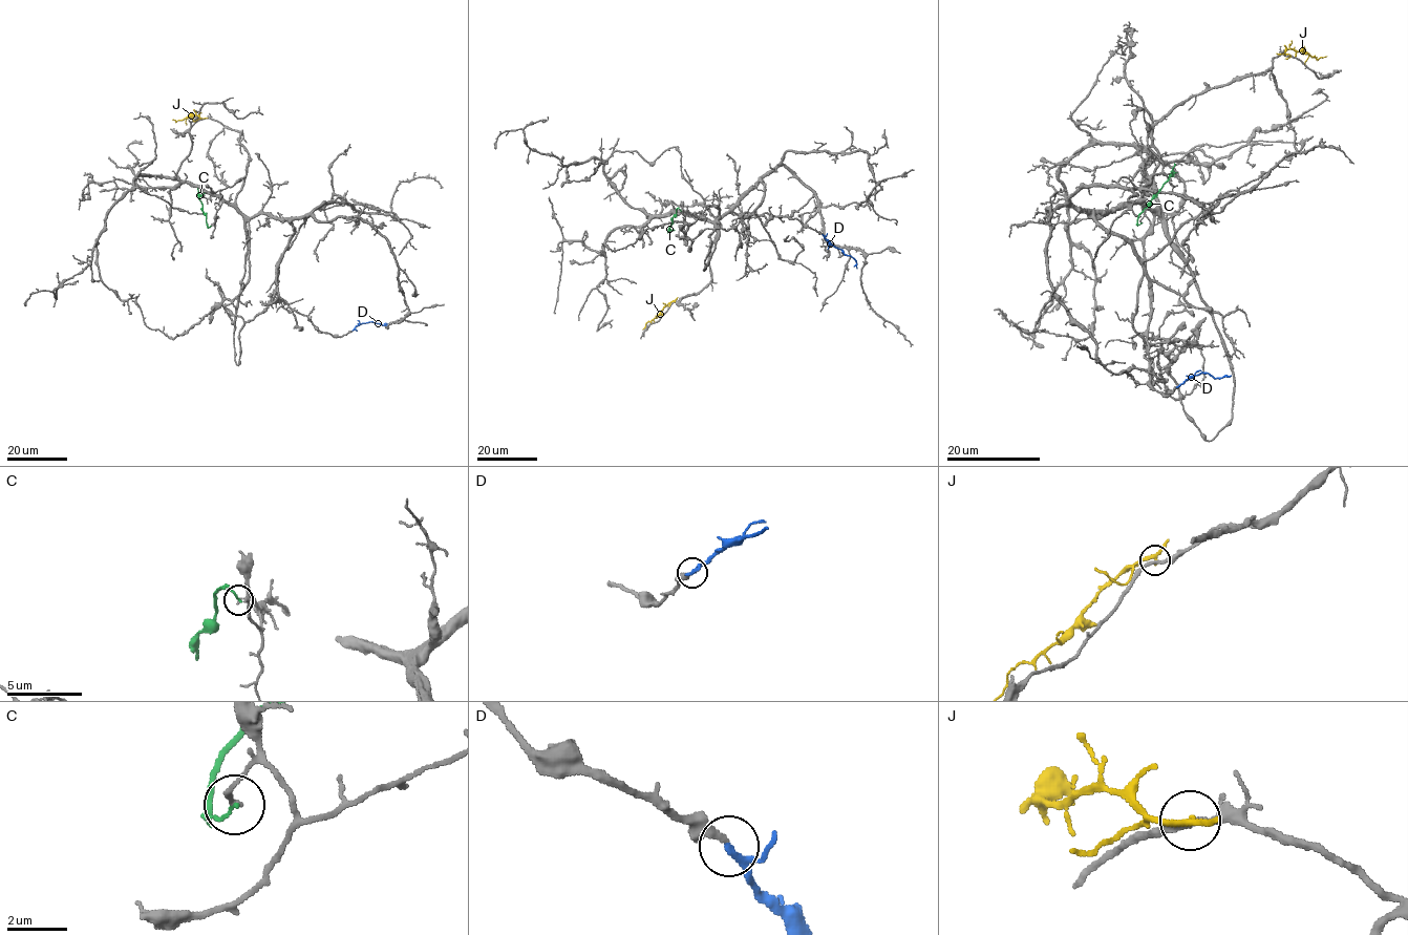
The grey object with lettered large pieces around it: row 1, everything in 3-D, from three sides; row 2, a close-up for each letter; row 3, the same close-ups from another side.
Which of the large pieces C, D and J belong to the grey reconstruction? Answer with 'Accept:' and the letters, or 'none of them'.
Accept: D

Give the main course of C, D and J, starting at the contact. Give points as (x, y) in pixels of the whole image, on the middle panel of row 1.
C: (681, 211), (676, 209), (667, 232)
D: (823, 235), (851, 255), (856, 268)
J: (675, 301), (667, 304), (642, 330)

